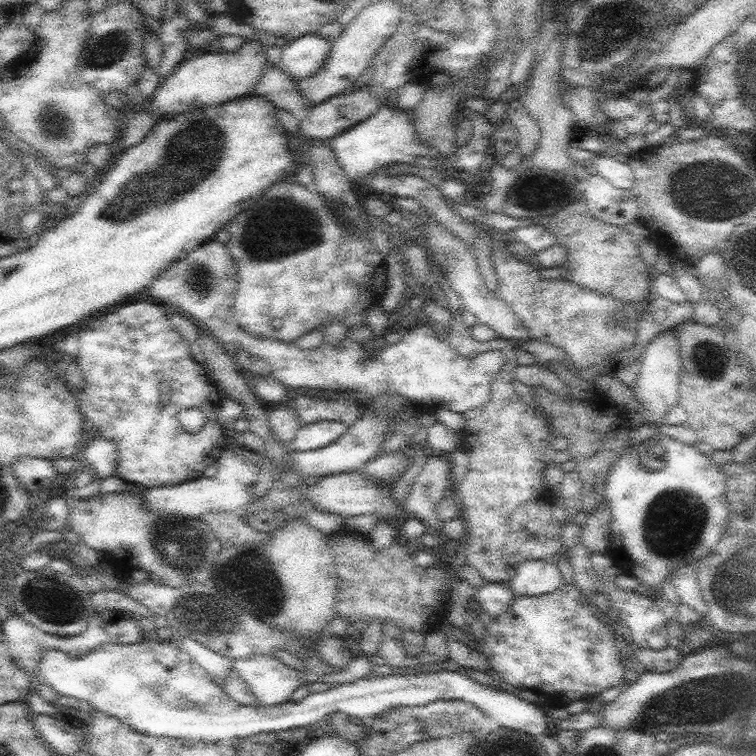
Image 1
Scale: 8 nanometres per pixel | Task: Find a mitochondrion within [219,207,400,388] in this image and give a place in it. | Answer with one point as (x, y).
(299, 237)

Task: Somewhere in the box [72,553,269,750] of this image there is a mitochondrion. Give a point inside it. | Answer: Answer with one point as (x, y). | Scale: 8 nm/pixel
(203, 612)

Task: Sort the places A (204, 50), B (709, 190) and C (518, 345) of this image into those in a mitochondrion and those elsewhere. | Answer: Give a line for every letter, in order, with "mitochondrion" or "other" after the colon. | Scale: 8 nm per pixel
A: other
B: mitochondrion
C: other

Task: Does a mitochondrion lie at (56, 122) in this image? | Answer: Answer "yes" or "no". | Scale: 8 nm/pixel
yes

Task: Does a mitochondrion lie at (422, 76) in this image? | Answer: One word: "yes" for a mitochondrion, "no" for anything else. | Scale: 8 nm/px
no

